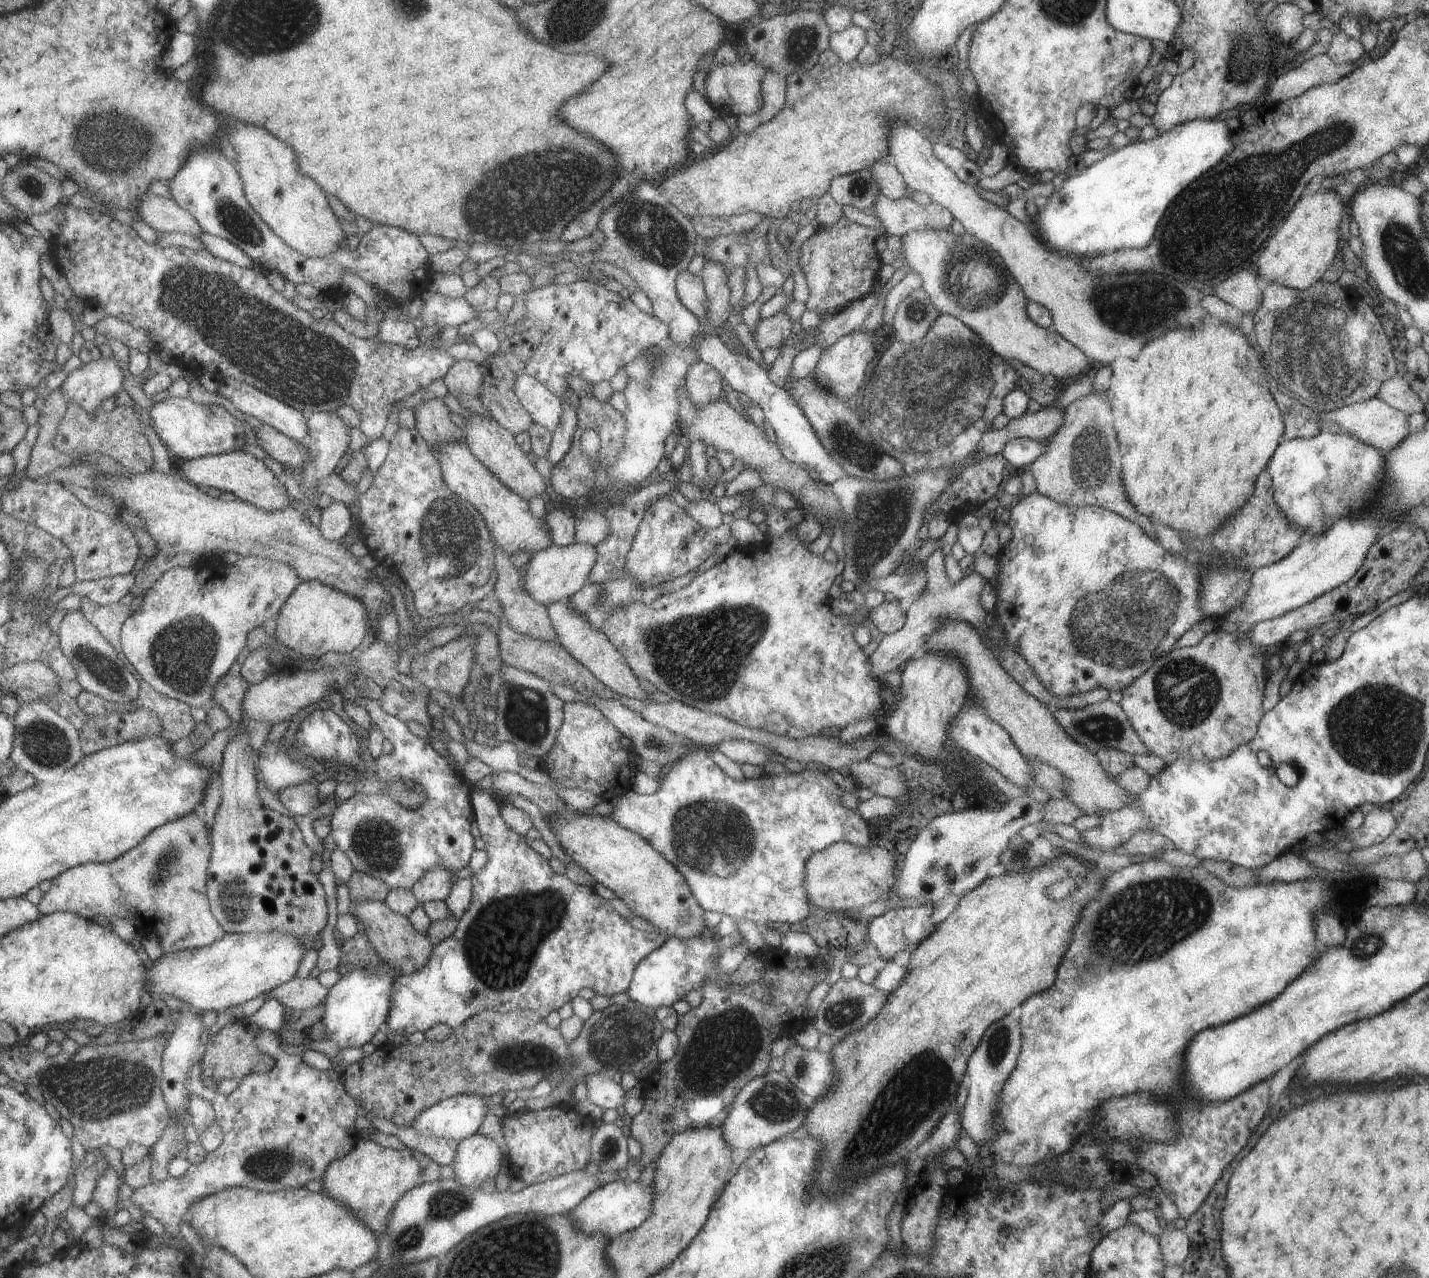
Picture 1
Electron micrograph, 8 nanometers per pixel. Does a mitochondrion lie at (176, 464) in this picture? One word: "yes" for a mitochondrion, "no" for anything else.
no

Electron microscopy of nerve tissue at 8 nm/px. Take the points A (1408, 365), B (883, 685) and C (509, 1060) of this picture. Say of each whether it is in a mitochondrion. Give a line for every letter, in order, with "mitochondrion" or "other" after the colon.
A: other
B: other
C: mitochondrion

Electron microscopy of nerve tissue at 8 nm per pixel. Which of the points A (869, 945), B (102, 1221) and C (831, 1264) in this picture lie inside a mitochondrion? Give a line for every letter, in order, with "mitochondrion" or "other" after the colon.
A: other
B: other
C: mitochondrion

